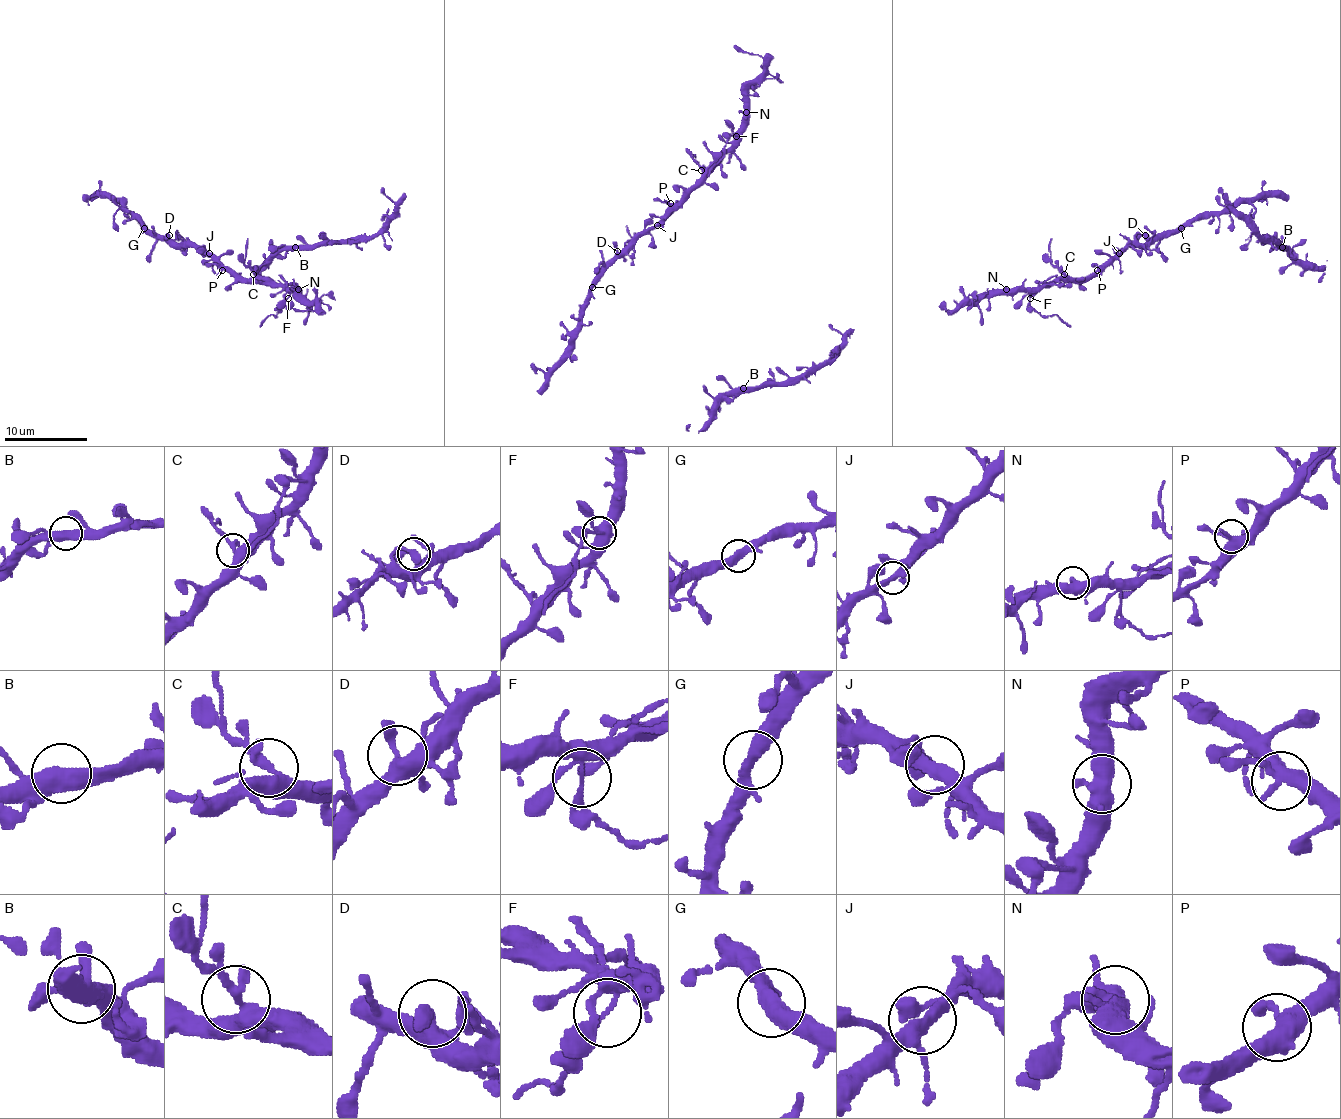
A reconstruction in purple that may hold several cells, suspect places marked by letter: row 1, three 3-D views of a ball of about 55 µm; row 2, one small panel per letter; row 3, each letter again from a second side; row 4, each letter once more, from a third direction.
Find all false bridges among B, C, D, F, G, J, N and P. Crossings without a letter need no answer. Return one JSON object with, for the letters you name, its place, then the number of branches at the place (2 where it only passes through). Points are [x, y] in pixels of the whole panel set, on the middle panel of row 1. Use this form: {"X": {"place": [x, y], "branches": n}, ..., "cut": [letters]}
{"C": {"place": [701, 170], "branches": 2}, "F": {"place": [736, 136], "branches": 2}, "cut": ["C", "F"]}

